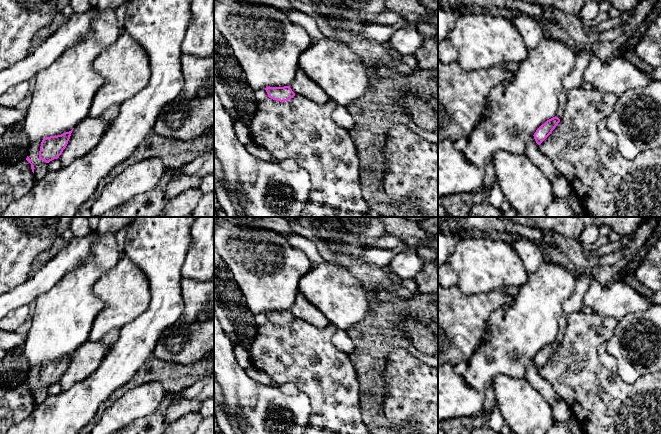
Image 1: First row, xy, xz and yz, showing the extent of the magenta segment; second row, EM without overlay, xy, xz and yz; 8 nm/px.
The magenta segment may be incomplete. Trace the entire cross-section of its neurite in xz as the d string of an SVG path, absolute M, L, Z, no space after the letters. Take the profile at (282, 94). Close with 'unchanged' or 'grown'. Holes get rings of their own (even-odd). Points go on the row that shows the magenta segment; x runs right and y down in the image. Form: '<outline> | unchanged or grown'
M269 86L266 87L265 90L269 98L280 102L288 101L295 96L295 93L292 91L290 86L284 86L284 87Z | unchanged

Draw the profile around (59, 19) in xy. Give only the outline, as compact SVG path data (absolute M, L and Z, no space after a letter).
M61 12L57 13L53 20L45 27L43 27L31 41L29 53L34 52L47 38L52 36L63 24L68 20L68 17Z

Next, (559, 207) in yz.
M555 197L547 209L547 217L578 217L567 199Z

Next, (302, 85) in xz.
M300 68L297 70L290 88L295 94L302 95L318 105L324 105L329 100L325 91L313 82Z

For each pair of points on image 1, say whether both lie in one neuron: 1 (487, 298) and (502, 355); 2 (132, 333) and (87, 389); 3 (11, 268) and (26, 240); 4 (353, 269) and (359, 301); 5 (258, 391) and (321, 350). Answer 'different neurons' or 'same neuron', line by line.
1: different neurons
2: same neuron
3: same neuron
4: different neurons
5: different neurons

